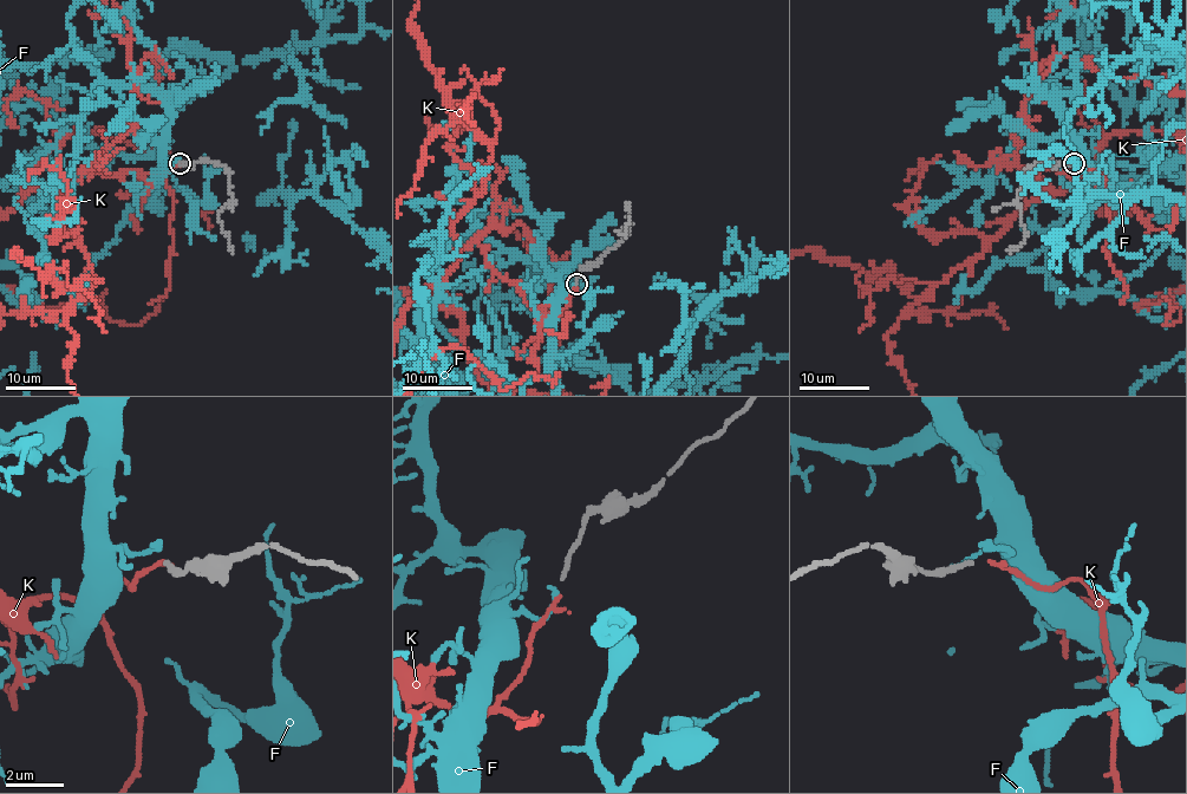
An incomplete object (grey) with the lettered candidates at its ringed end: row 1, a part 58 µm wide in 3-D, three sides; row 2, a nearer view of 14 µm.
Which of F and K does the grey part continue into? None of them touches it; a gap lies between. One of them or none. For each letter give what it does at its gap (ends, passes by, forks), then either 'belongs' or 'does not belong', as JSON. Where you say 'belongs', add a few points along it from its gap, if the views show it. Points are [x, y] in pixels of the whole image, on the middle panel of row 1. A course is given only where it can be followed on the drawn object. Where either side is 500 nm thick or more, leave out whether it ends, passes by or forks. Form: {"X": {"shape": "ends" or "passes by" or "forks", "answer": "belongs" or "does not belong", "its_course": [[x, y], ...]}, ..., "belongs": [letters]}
{"F": {"shape": "ends", "answer": "does not belong"}, "K": {"shape": "ends", "answer": "belongs"}, "belongs": ["K"]}

